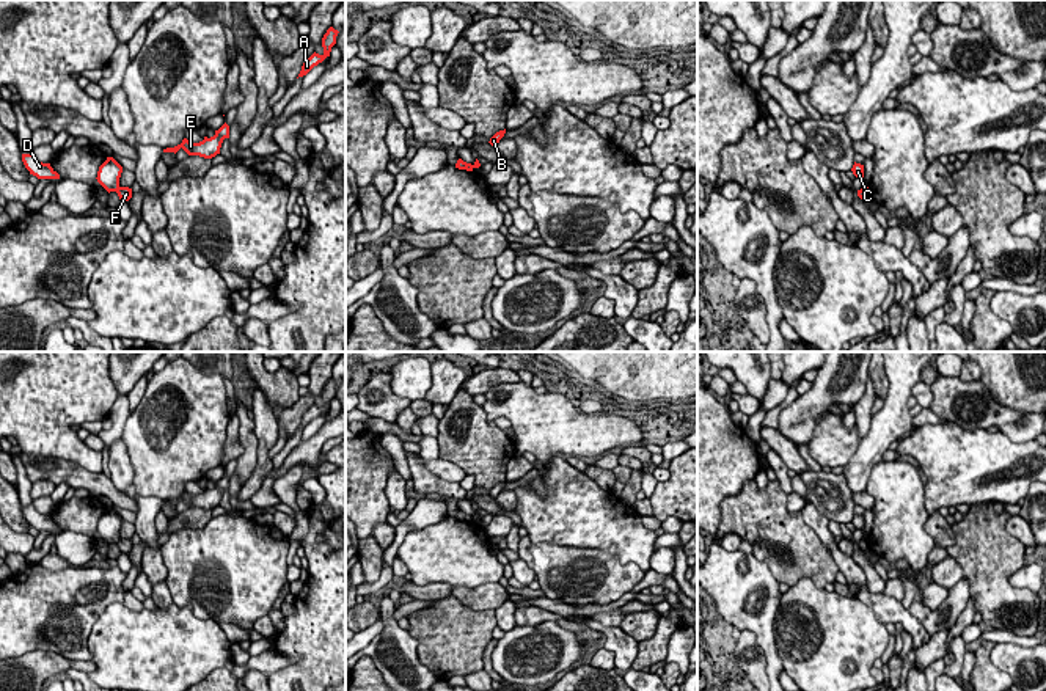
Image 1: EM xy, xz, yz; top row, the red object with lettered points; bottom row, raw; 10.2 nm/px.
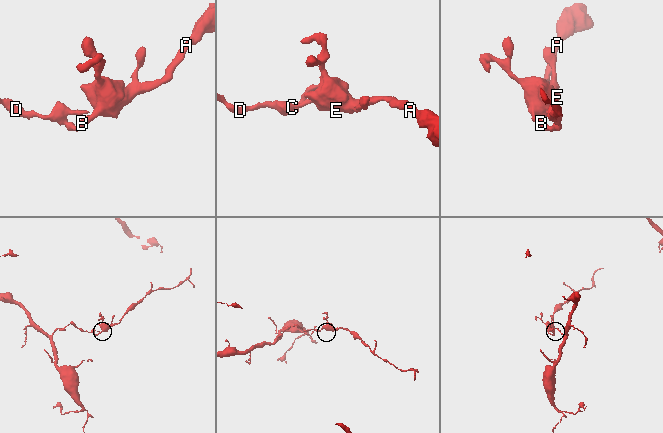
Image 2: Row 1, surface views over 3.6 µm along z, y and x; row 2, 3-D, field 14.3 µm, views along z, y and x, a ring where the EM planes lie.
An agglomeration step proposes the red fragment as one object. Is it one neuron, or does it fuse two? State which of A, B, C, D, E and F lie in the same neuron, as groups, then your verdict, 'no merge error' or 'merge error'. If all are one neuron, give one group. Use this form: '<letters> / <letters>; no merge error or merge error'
A B E F / C D; merge error

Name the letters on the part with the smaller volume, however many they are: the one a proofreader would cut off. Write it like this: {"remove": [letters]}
{"remove": ["A", "B", "E", "F"]}

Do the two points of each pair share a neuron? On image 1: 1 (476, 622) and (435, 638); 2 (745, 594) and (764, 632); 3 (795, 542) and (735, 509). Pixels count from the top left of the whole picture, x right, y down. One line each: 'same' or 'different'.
1: same
2: same
3: same

